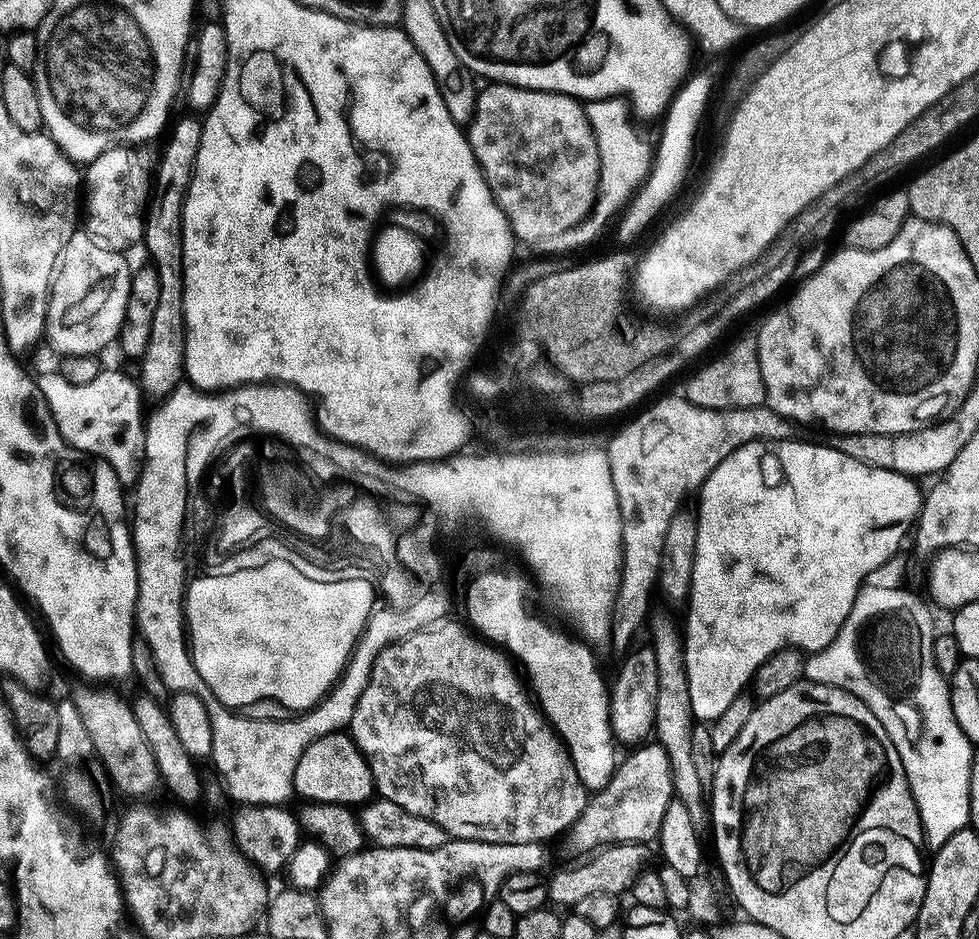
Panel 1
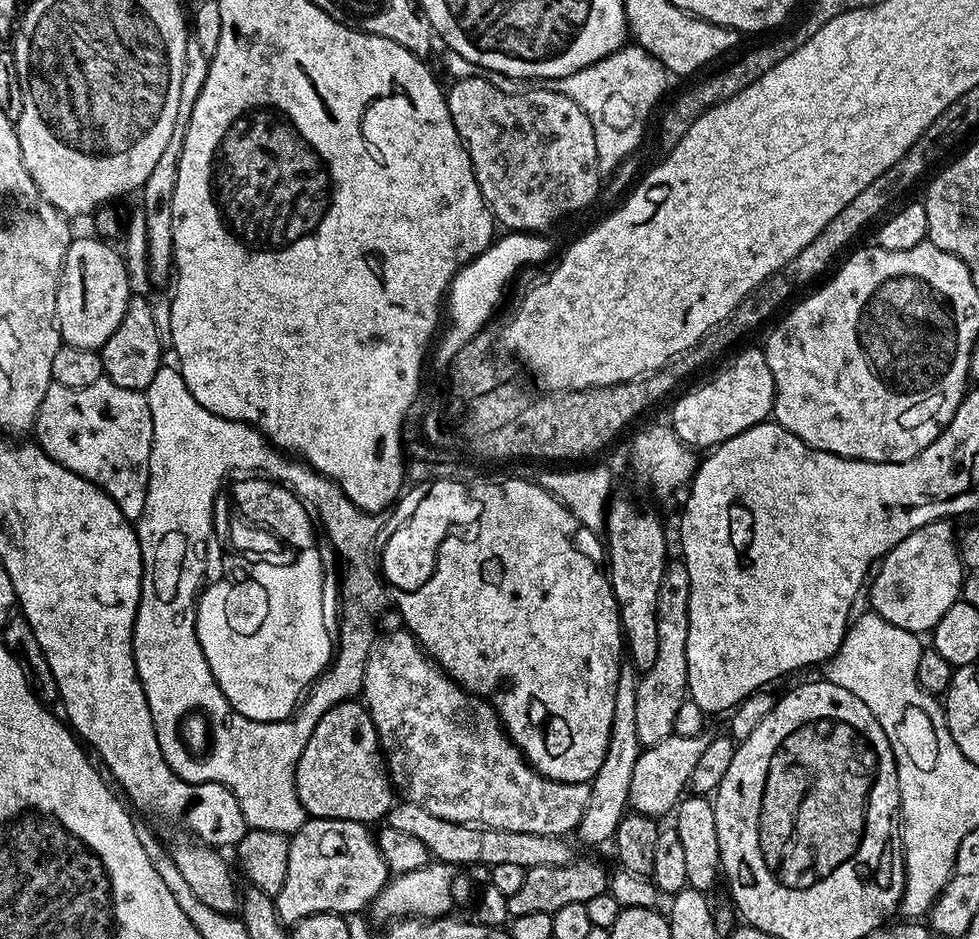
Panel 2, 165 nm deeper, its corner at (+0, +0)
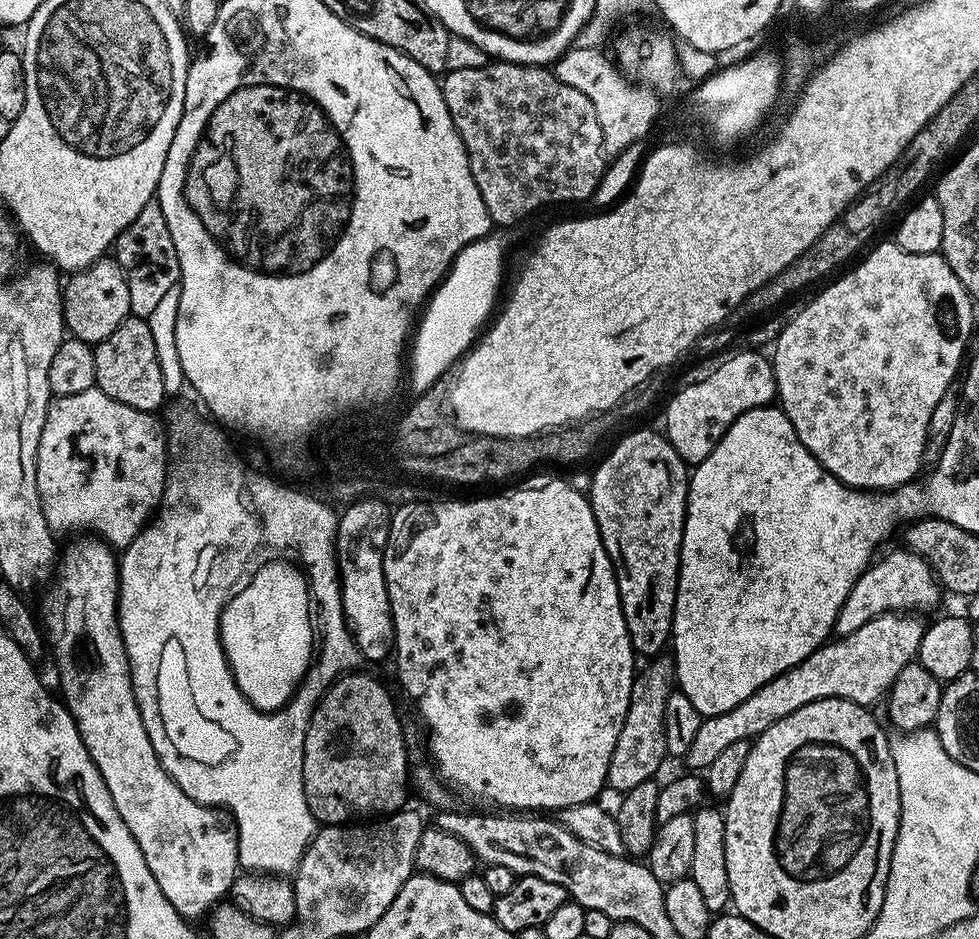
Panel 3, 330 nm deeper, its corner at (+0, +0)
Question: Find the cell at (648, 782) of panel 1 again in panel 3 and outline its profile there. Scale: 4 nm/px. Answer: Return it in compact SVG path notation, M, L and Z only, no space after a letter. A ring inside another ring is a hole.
M887 612L884 616L874 618L866 622L866 626L856 628L854 634L825 643L802 663L776 676L769 684L763 684L753 696L746 698L746 702L734 706L734 710L704 718L686 755L689 766L707 769L726 746L755 737L761 729L770 727L815 700L841 696L856 704L872 706L876 696L883 697L891 689L896 676L907 664L913 663L919 653L925 625L920 624L916 616L919 615Z

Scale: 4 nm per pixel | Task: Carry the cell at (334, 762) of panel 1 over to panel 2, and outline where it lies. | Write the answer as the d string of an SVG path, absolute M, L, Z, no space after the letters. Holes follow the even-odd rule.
M359 699L343 700L322 714L302 758L298 758L296 793L309 817L356 820L367 826L371 820L387 817L394 803L394 785L382 763L374 722Z

